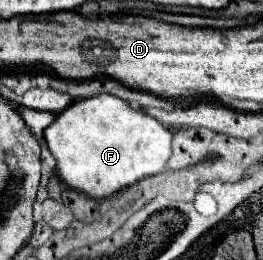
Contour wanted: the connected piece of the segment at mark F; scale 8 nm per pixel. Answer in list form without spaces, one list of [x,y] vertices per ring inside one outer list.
[[[106,93],[72,103],[46,127],[44,141],[56,159],[58,177],[92,199],[106,199],[148,175],[162,173],[172,153],[170,129]]]

